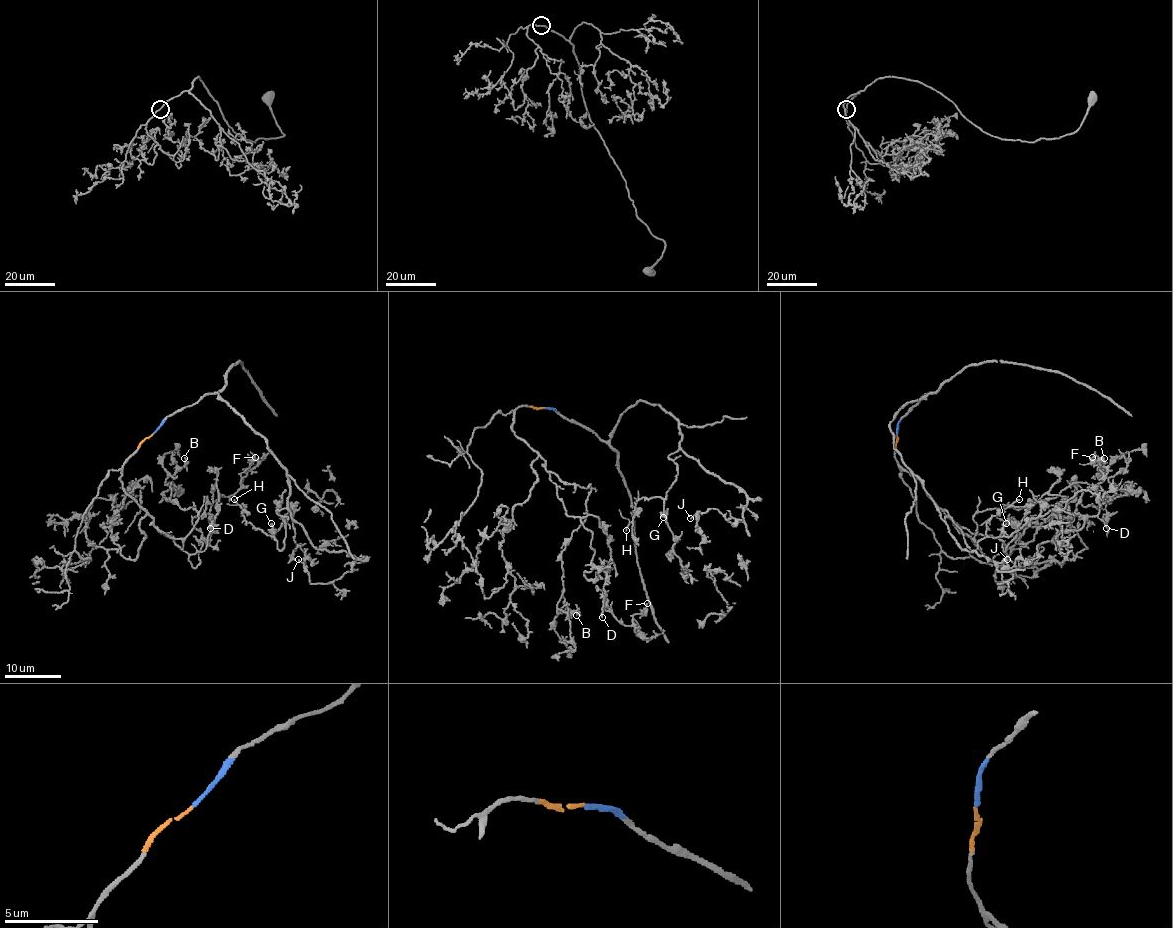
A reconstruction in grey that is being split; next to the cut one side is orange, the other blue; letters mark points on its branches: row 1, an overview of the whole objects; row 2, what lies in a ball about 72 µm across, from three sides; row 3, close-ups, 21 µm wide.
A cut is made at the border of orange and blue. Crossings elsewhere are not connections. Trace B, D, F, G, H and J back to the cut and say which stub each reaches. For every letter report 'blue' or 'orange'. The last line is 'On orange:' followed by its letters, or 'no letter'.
B: orange
D: orange
F: orange
G: blue
H: blue
J: blue
On orange: B, D, F

